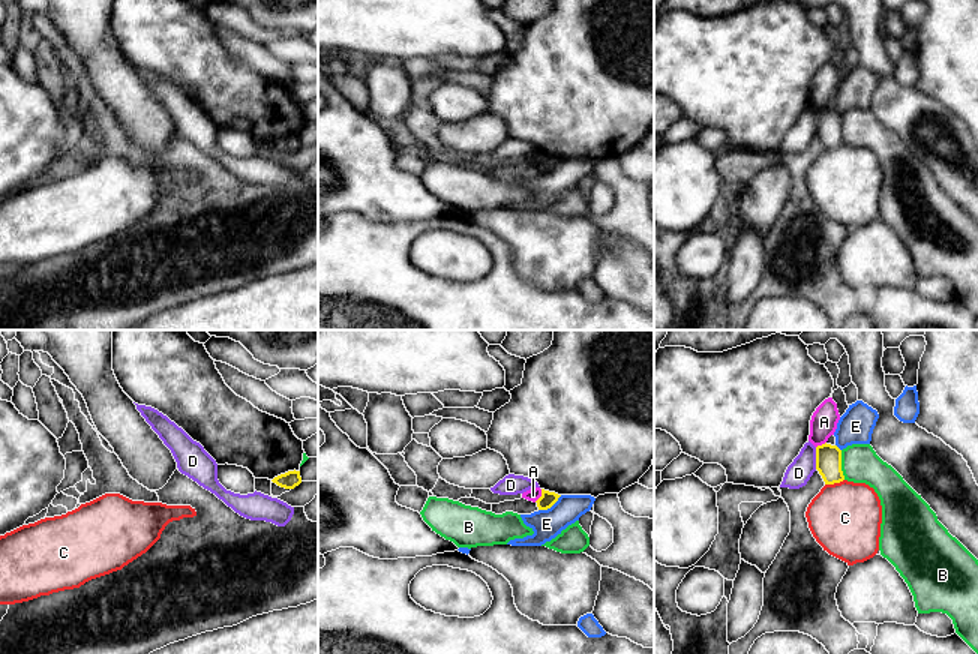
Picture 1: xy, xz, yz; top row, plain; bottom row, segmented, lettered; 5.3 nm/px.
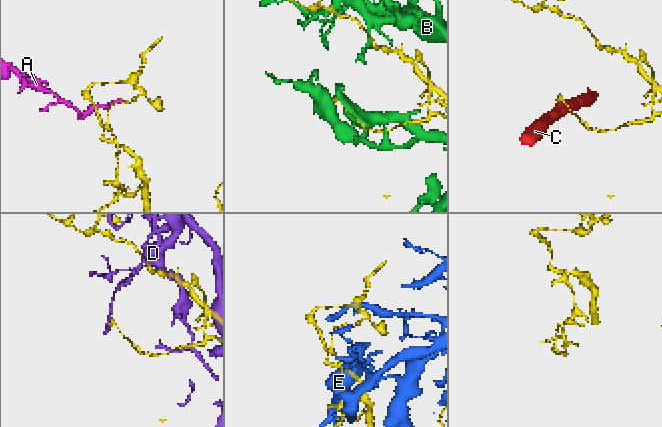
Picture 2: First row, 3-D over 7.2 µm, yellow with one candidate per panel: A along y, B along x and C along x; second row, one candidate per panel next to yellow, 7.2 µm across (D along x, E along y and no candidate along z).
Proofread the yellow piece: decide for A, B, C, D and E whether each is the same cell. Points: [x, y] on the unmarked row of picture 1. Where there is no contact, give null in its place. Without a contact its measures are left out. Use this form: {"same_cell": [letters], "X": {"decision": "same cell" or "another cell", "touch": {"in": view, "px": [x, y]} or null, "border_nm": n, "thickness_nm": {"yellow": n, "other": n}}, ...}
{"same_cell": [], "A": {"decision": "another cell", "touch": {"in": "xz", "px": [542, 159]}, "border_nm": 80, "thickness_nm": {"yellow": 80, "other": 70}}, "B": {"decision": "another cell", "touch": {"in": "yz", "px": [840, 129]}, "border_nm": 160, "thickness_nm": {"yellow": 140, "other": 200}}, "C": {"decision": "another cell", "touch": {"in": "yz", "px": [834, 146]}, "border_nm": 110, "thickness_nm": {"yellow": 140, "other": 380}}, "D": {"decision": "another cell", "touch": {"in": "yz", "px": [816, 122]}, "border_nm": 120, "thickness_nm": {"yellow": 140, "other": 140}}, "E": {"decision": "another cell", "touch": {"in": "xz", "px": [549, 171]}, "border_nm": 150, "thickness_nm": {"yellow": 80, "other": 160}}}

